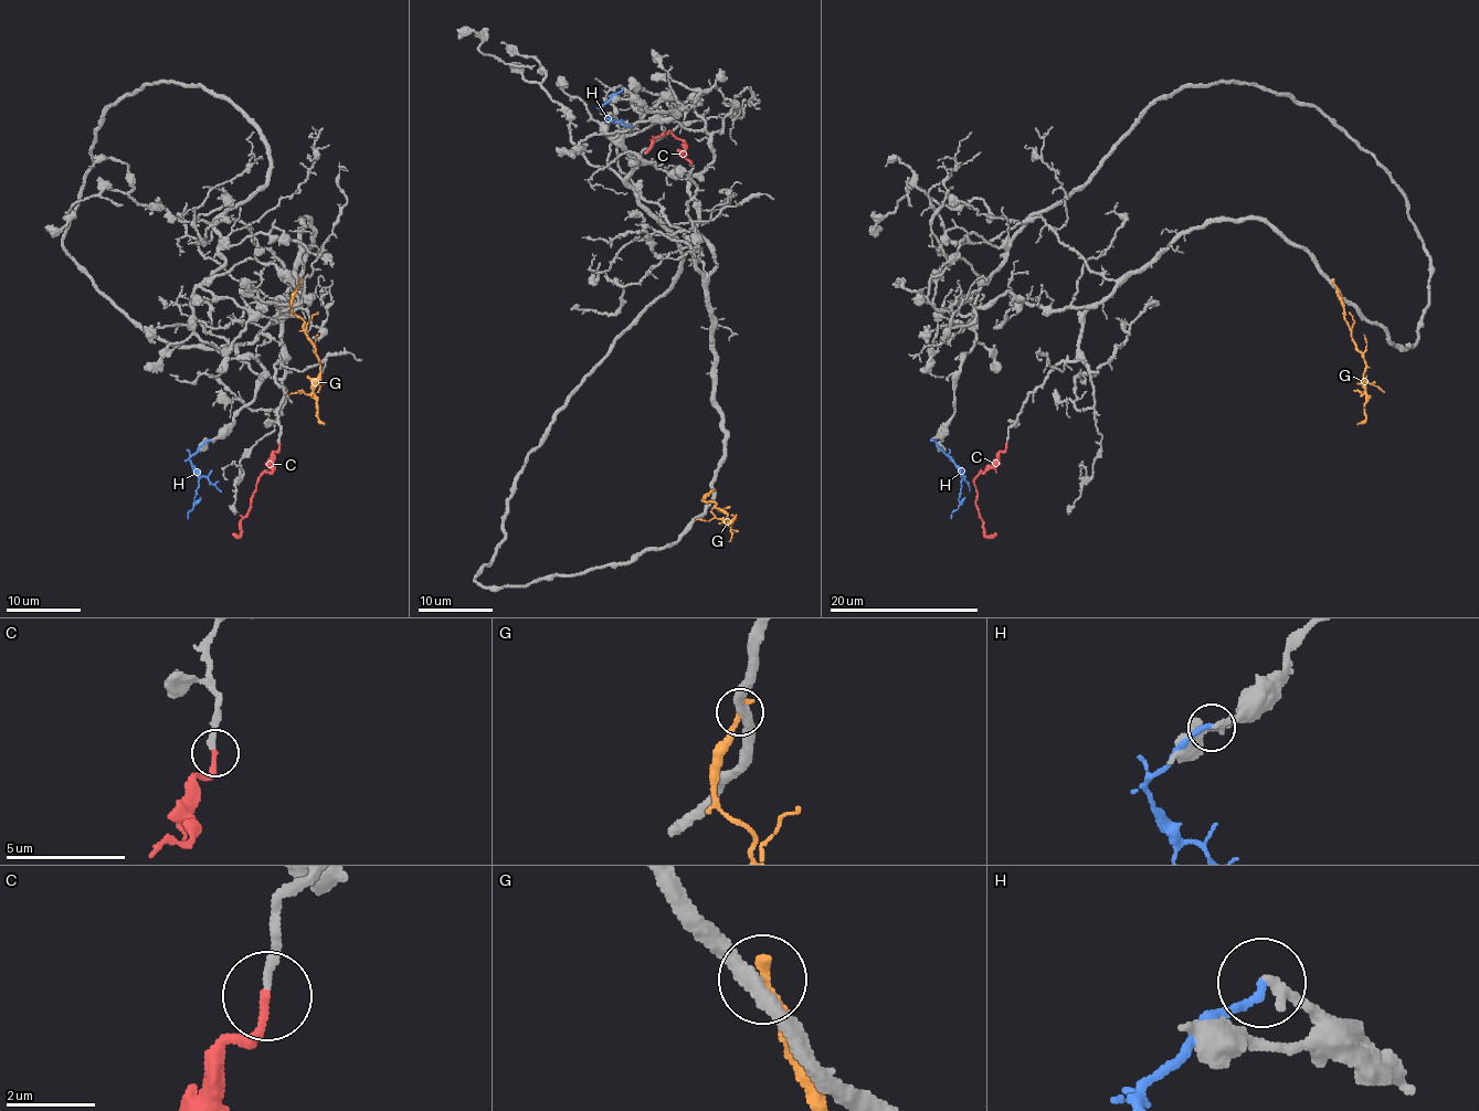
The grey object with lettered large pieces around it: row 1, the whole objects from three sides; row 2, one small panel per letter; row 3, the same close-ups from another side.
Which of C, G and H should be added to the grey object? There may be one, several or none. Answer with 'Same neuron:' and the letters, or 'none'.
Same neuron: C

